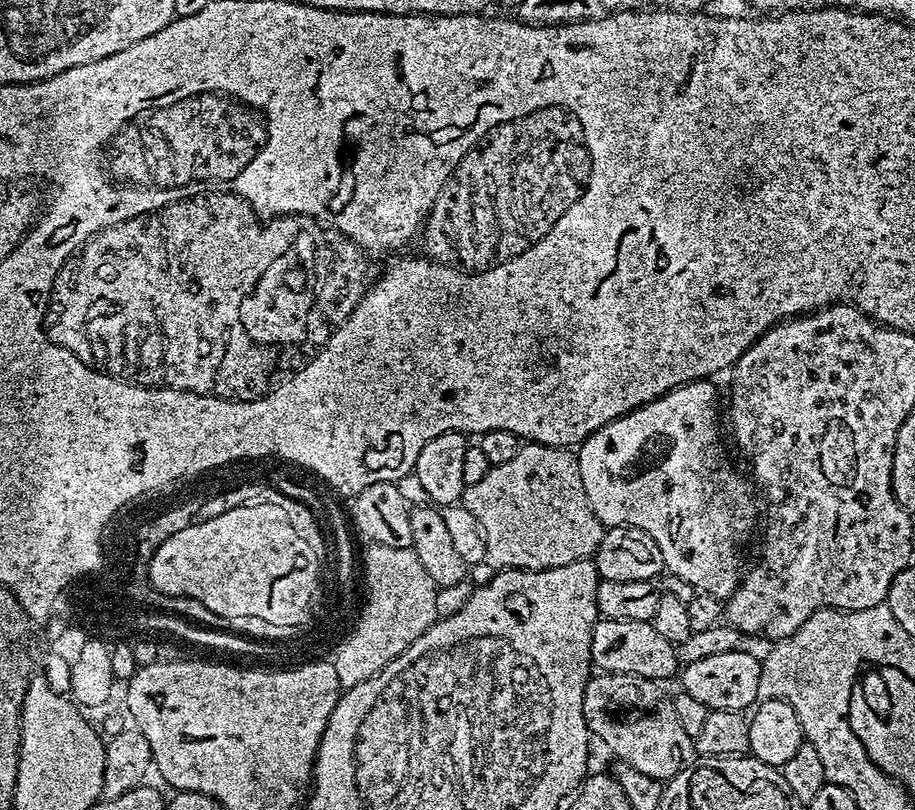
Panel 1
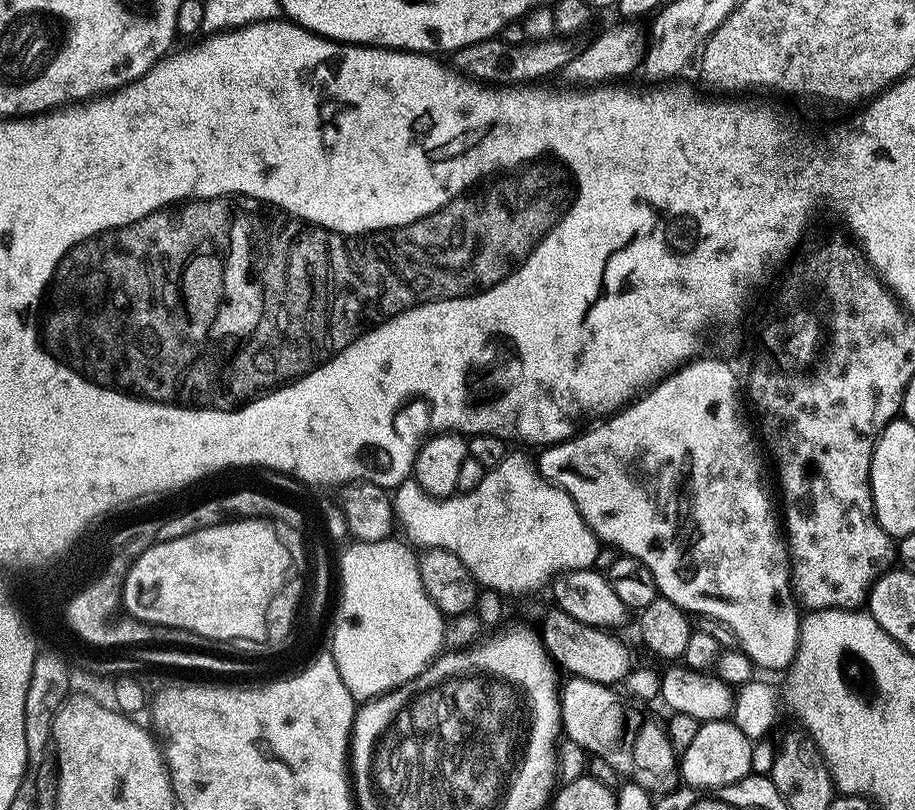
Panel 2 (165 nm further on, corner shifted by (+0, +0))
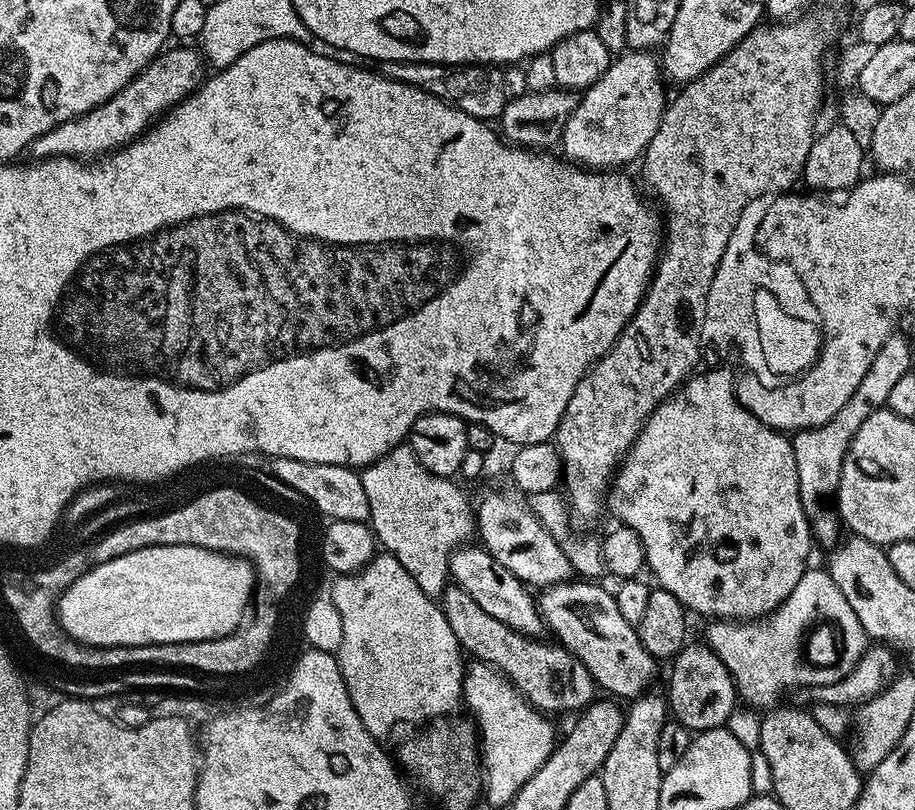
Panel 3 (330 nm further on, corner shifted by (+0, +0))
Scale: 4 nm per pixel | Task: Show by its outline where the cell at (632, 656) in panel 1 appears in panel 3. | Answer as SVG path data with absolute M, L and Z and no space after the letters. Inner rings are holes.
M461 546L448 559L451 583L457 588L466 590L466 594L470 594L470 598L474 598L474 602L478 602L478 606L482 606L482 610L490 614L490 618L498 622L506 622L510 630L520 632L529 638L543 637L546 625L540 616L537 597L533 595L528 585L514 574L510 574L510 570L506 570L506 566L502 566L502 562L498 562L498 558L490 555L485 548L472 547Z

